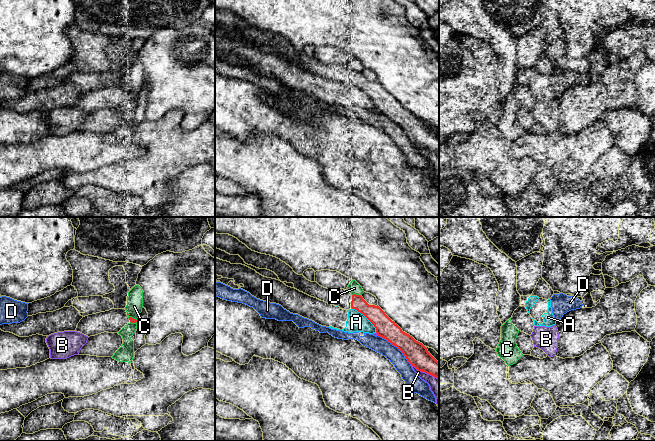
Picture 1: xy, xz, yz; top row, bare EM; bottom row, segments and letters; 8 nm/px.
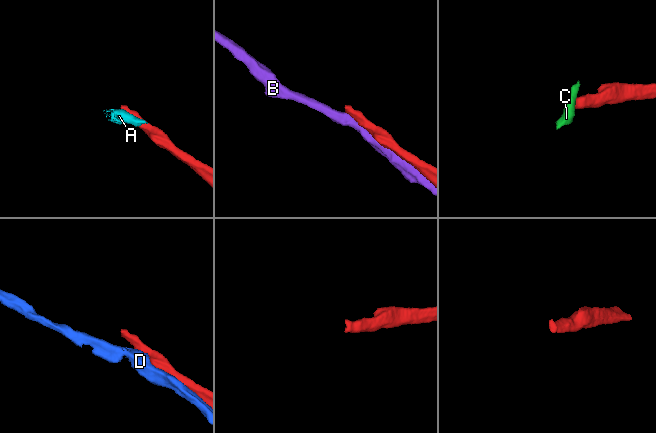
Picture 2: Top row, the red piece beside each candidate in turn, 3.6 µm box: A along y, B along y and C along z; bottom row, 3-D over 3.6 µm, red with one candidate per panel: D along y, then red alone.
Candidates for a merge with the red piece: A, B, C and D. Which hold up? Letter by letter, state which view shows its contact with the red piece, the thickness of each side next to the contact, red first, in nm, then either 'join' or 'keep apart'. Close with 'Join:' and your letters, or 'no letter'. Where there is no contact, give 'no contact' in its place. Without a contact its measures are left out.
A: meets red in xz; 160 nm thick on the red side, 160 nm on the other; keep apart
B: meets red in xz; 180 nm thick on the red side, 130 nm on the other; keep apart
C: meets red in xz; 140 nm thick on the red side, 100 nm on the other; keep apart
D: meets red in xz; 180 nm thick on the red side, 120 nm on the other; keep apart
Join: no letter

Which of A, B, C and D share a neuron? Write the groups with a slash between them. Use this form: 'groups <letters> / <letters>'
groups A / B / C / D

